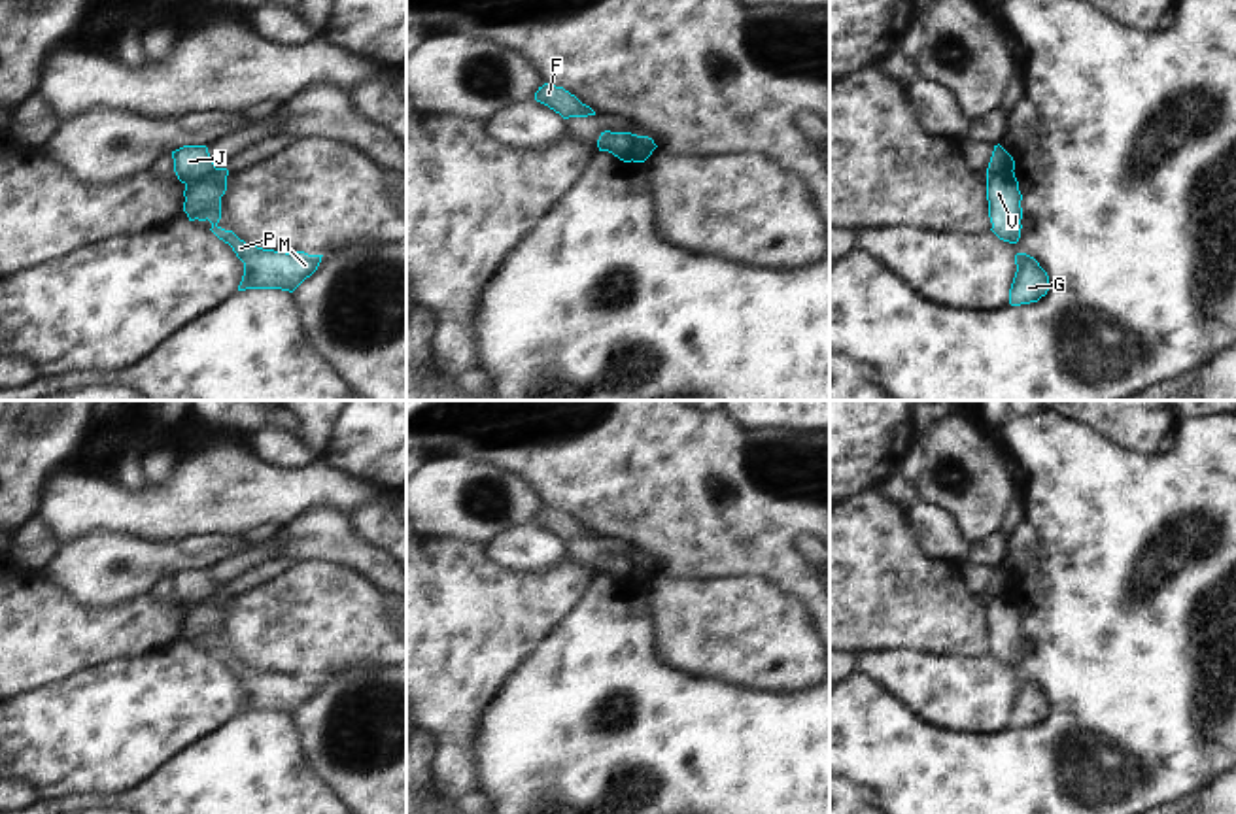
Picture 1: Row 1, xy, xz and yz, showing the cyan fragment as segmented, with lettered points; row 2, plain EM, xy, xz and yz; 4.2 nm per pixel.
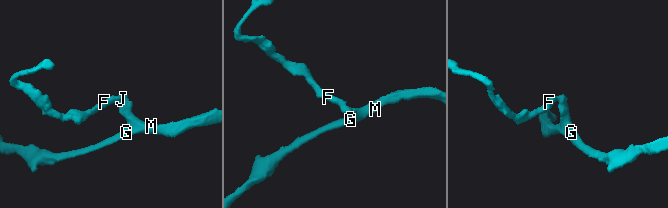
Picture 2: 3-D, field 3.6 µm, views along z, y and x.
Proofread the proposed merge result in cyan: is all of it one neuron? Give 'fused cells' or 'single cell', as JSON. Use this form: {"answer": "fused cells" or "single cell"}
{"answer": "fused cells"}

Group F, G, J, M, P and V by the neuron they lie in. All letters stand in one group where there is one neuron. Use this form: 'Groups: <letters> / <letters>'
Groups: F J / G M P V

